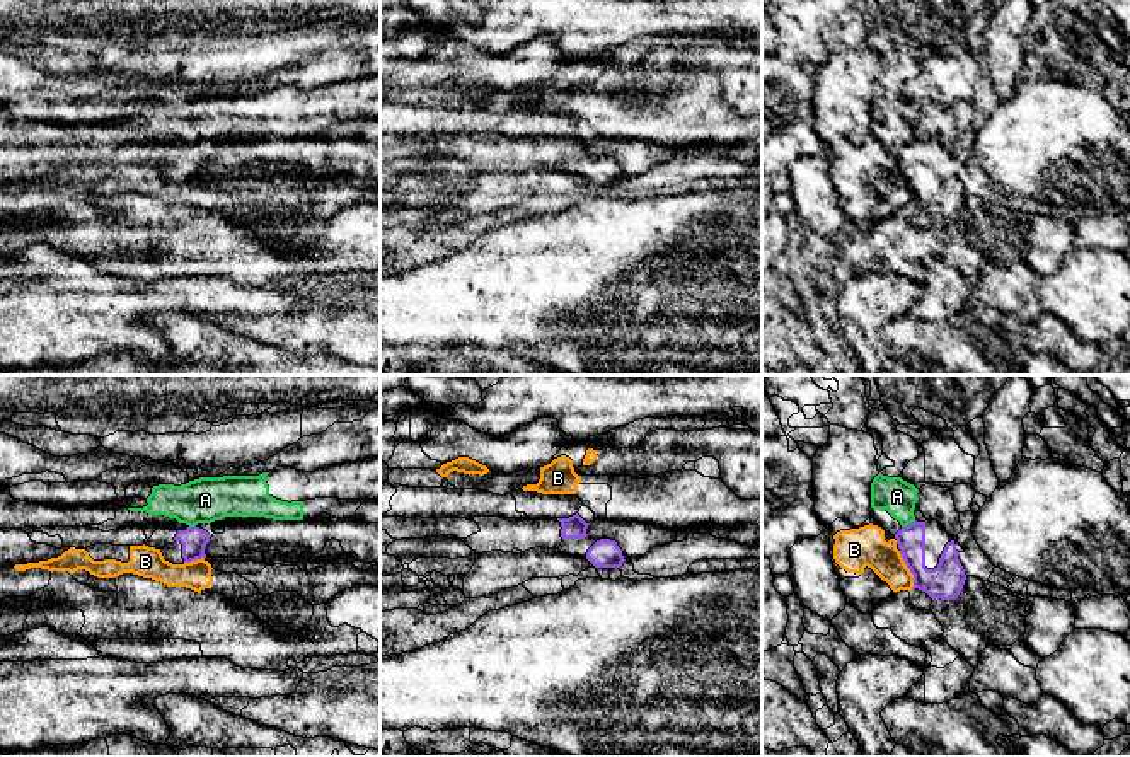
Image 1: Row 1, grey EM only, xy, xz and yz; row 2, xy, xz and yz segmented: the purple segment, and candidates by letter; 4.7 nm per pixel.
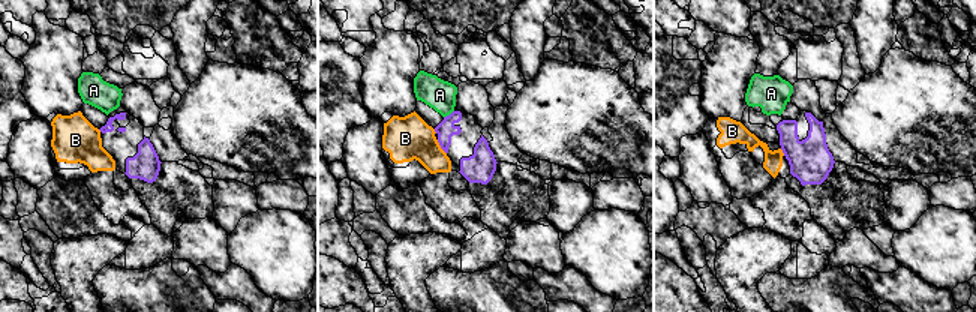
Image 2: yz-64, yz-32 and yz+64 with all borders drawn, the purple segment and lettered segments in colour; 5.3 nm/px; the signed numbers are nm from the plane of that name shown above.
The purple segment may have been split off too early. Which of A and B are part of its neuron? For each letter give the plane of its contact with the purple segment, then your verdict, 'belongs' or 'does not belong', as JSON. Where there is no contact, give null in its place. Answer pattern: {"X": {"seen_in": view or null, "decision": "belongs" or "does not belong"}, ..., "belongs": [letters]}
{"A": {"seen_in": "yz", "decision": "does not belong"}, "B": {"seen_in": "yz", "decision": "does not belong"}, "belongs": []}

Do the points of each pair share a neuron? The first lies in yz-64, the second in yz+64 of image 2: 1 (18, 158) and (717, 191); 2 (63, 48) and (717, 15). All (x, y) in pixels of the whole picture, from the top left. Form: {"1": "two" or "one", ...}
{"1": "one", "2": "two"}

